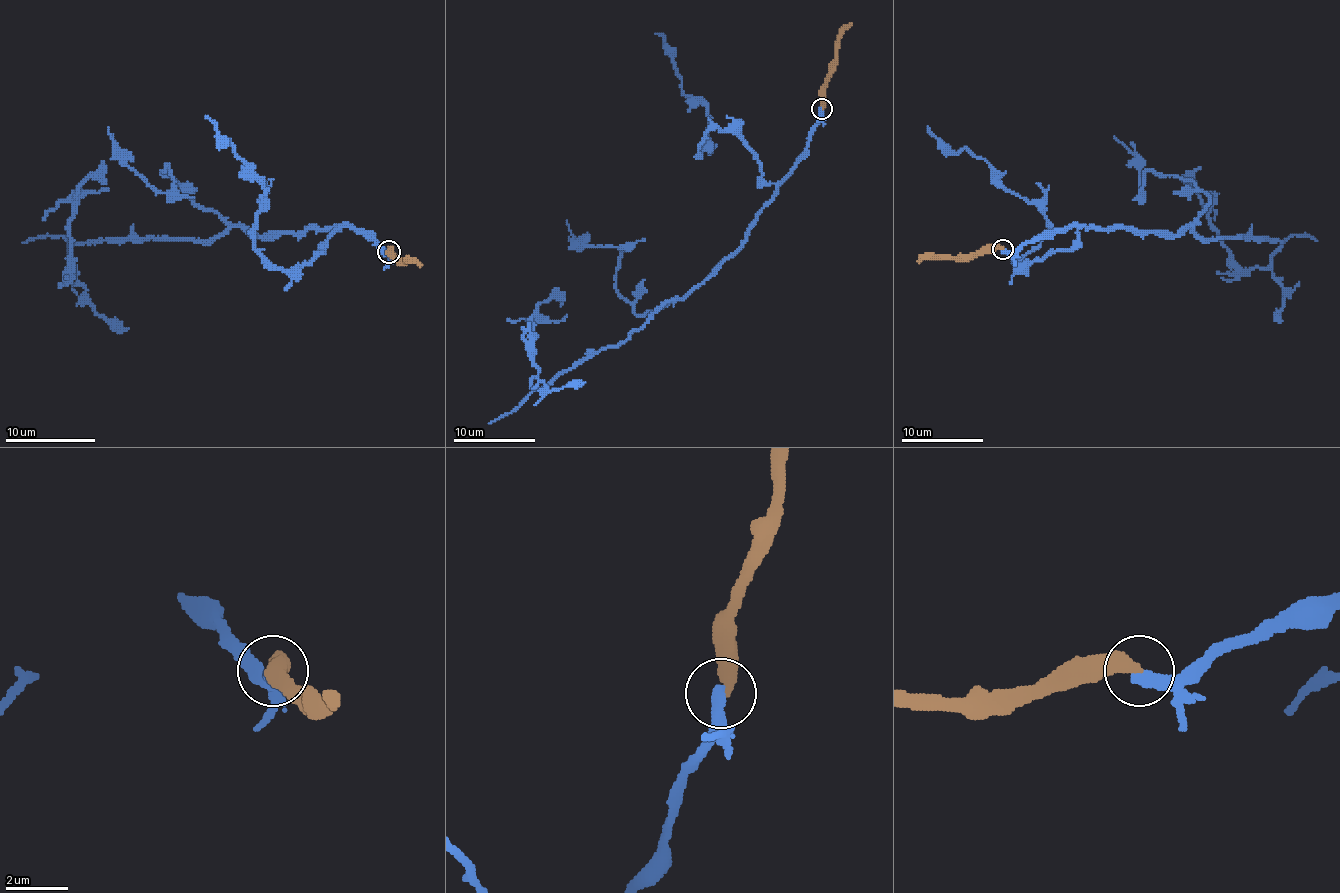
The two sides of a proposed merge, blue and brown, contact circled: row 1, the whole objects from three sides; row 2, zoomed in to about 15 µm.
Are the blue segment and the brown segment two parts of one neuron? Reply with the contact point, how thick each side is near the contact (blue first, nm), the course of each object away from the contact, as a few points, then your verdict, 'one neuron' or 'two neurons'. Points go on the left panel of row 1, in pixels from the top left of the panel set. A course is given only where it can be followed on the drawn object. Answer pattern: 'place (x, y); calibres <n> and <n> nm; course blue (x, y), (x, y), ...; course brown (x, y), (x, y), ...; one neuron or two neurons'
place (389, 252); calibres 400 and 440 nm; course blue (388, 251), (350, 226), (239, 226), (207, 240), (83, 242), (70, 247), (70, 274), (72, 206), (101, 161); course brown (390, 251), (397, 258), (418, 260), (422, 265); two neurons

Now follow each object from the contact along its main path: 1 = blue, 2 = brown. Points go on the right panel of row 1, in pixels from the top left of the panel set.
1: (1003, 249), (1073, 226), (1190, 226), (1204, 238), (1280, 240), (1266, 267), (1233, 259), (1192, 181), (1200, 167)
2: (1003, 249), (981, 249), (970, 255), (921, 257), (917, 261)

